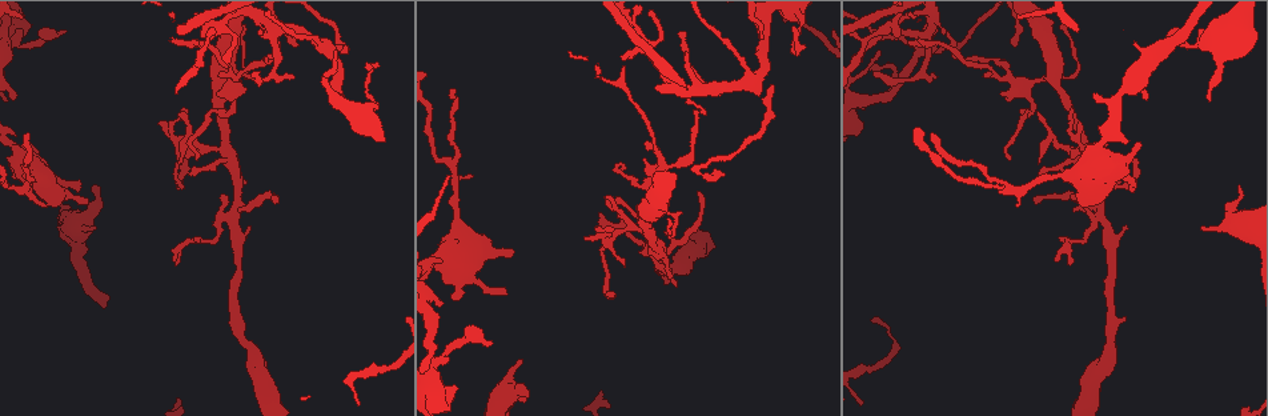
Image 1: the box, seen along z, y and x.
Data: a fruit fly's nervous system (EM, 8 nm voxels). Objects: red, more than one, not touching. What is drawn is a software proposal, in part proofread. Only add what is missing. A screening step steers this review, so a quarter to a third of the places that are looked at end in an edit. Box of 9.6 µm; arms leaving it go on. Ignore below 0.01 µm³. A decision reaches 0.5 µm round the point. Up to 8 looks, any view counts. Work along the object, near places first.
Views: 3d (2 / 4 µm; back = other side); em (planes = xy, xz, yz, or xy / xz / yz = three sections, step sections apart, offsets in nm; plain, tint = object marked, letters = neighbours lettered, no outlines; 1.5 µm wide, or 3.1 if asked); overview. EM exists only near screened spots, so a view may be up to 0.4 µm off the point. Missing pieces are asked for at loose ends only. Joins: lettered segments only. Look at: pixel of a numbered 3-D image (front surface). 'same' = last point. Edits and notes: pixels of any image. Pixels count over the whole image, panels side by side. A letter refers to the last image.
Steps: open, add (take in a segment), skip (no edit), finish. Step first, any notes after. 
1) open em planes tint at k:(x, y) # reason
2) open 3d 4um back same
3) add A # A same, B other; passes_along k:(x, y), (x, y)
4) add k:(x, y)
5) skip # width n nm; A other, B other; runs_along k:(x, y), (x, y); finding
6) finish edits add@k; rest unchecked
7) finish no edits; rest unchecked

open em planes letters at 1:(1067, 262) # branch stops here

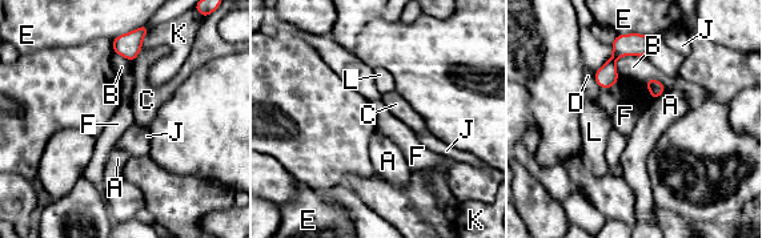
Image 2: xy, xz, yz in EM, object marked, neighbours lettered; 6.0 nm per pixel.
skip # A other, B other, C other, D other, E other, F other, J other, K other, L other; border 2:(149, 31), (141, 47); no lettered segment goes on from it

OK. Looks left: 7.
open em planes plain at 1:(65, 32) # branch stops here

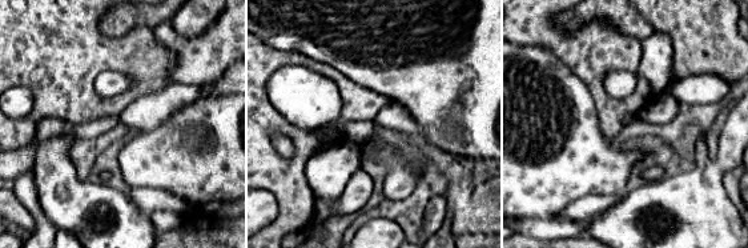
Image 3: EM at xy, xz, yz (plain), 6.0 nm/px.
open em planes letters same # see the neighbours

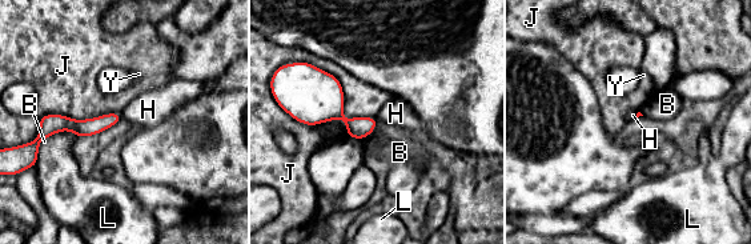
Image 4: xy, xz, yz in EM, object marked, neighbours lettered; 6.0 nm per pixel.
skip # B other, H other, J other, L other, Y other; no lettered segment goes on from it

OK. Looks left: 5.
open em xz step 4 letters at 1:(1107, 146) # free end

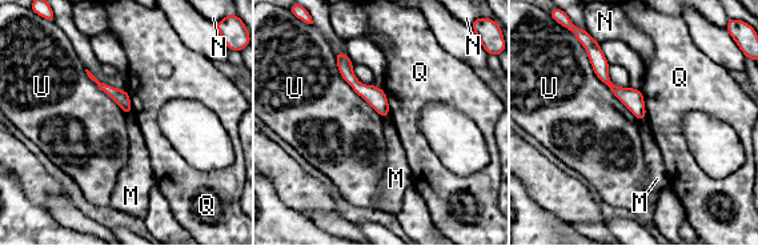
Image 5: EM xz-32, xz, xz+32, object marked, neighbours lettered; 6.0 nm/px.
open em planes letters same

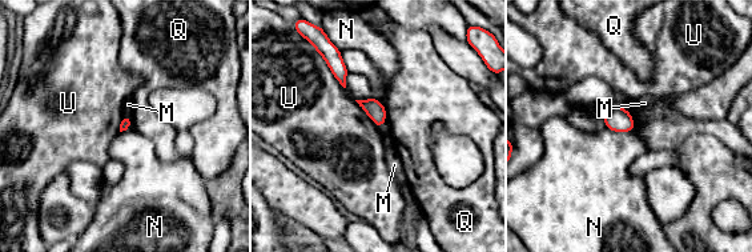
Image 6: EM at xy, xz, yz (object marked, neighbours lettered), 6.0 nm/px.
skip # longest_contact U 260 nm; M other, N other, Q other, U other; no lettered segment goes on from it

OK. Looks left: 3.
finish no edits; rest unchecked

